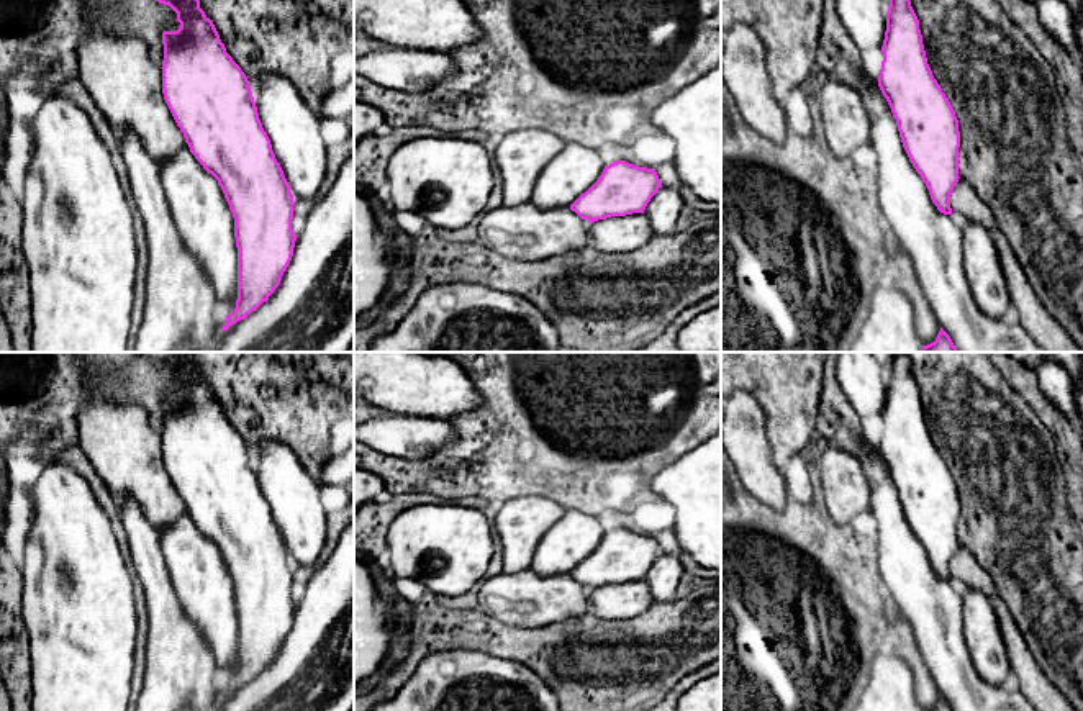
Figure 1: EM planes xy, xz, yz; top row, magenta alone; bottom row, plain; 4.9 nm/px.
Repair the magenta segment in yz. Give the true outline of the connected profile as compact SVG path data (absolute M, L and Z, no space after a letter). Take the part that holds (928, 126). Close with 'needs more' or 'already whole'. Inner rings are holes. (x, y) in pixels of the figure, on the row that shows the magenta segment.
M890 0L881 52L880 88L877 92L883 100L883 108L875 116L870 116L868 146L877 157L878 202L888 233L901 251L909 256L922 295L940 323L936 341L922 346L922 352L1045 352L1027 336L1014 316L1001 319L986 316L970 293L962 254L962 229L950 218L950 195L960 179L958 120L927 64L919 20L911 0Z; needs more

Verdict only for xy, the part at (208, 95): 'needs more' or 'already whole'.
needs more

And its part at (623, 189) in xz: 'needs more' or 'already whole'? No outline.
needs more

